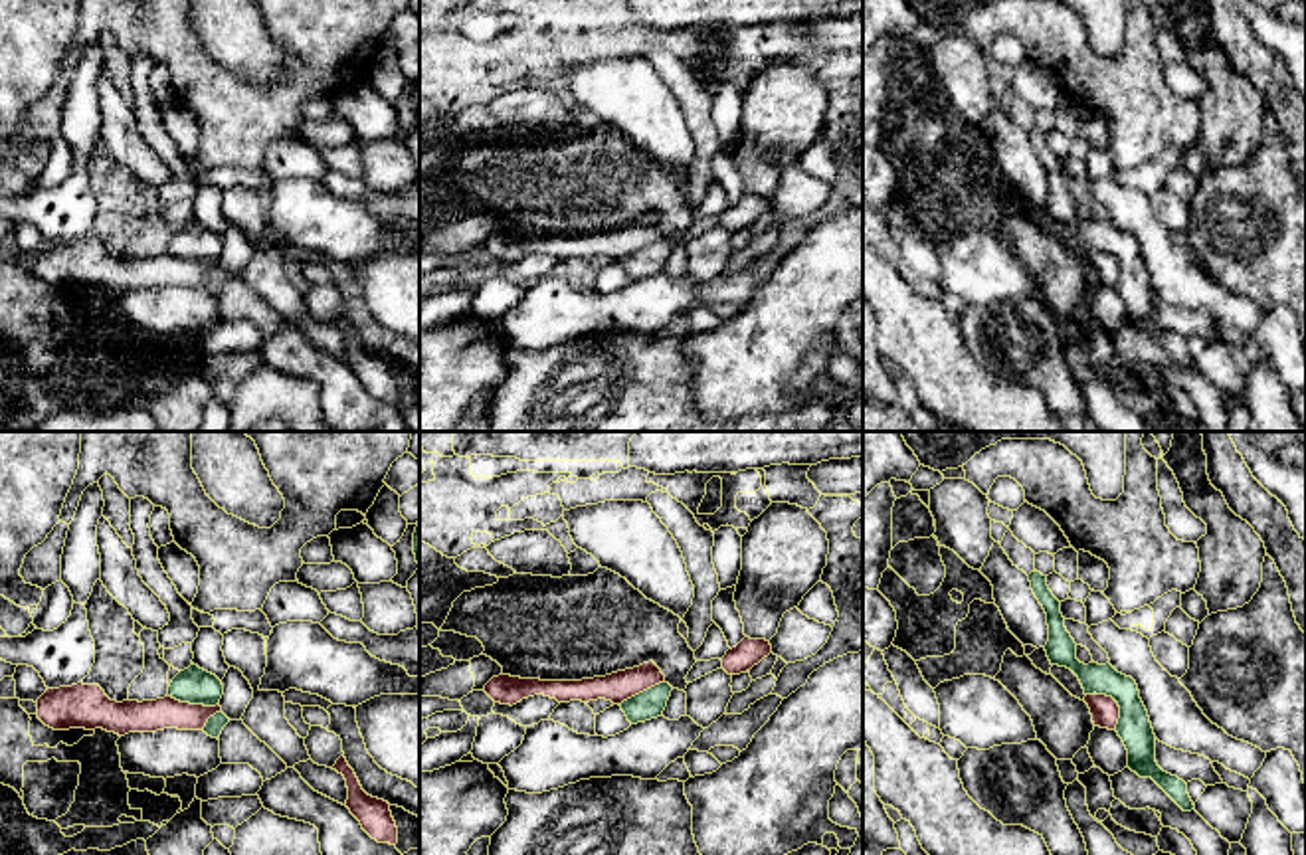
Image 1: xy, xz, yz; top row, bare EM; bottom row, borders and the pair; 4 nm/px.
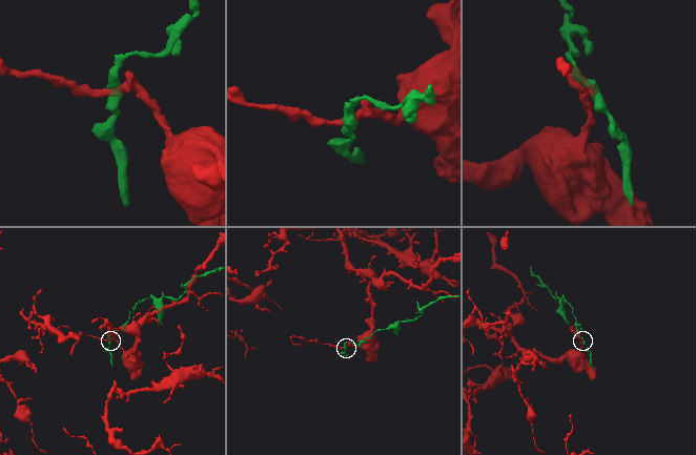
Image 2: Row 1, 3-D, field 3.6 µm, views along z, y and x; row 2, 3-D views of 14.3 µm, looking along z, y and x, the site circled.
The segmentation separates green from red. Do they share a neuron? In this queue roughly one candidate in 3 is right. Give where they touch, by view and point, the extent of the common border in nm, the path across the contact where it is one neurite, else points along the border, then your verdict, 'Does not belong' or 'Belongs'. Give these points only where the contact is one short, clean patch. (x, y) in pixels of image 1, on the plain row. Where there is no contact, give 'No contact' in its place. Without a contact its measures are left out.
Touches green at yz (1115, 256). Shared border 200 nm. Boundary: yz (1087, 250), (1105, 250), (1117, 260), (1117, 285). Does not belong

